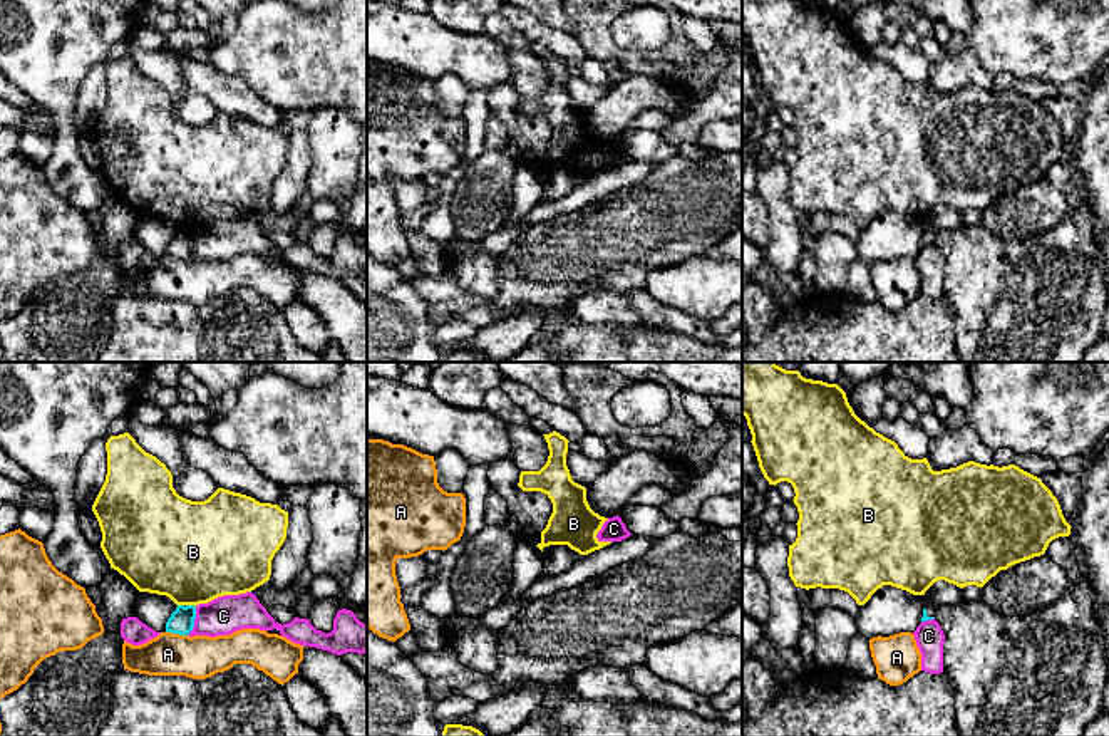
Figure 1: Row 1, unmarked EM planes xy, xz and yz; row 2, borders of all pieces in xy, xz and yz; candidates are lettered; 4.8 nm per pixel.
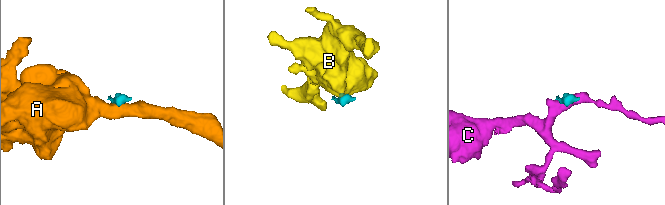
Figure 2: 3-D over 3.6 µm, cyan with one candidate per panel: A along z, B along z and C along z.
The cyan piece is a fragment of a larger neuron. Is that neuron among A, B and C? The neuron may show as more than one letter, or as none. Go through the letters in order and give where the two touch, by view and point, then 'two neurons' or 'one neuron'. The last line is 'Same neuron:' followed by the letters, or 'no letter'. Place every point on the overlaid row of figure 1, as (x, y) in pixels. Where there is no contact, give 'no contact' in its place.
A: xy (176, 632) | two neurons
B: xy (191, 606) | two neurons
C: xy (193, 621) | two neurons
Same neuron: no letter

